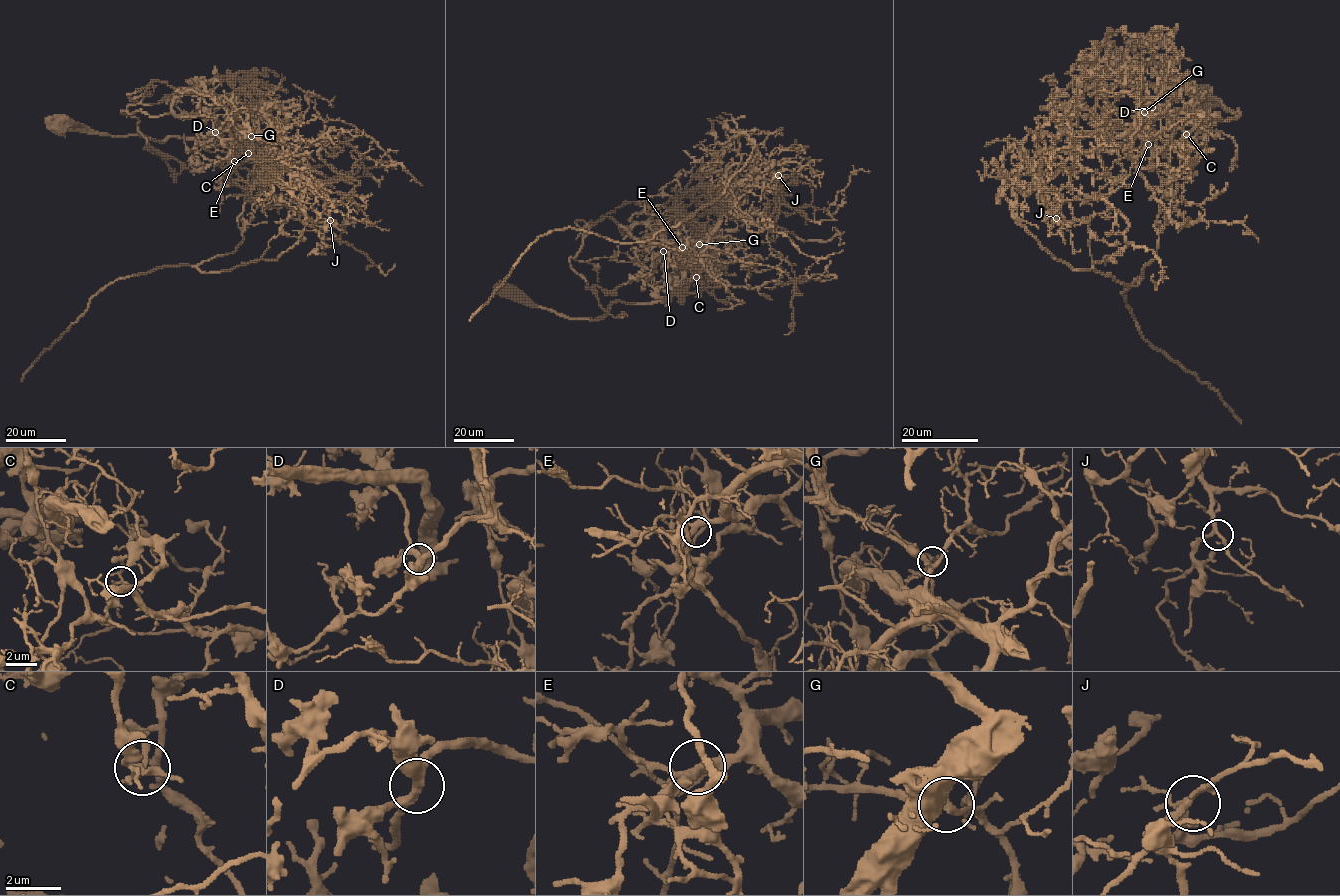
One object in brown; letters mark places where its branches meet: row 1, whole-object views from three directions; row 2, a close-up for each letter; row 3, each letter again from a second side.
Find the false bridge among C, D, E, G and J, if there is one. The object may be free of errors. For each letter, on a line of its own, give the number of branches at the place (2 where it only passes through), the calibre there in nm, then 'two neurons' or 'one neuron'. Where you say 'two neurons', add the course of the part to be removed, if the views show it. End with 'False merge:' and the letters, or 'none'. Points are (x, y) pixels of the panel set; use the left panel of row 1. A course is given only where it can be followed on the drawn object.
C: 4 | 200 nm | two neurons | (248, 152), (243, 241), (202, 272), (276, 260), (307, 219), (264, 109), (289, 113), (251, 101)
D: 4 | 360 nm | one neuron
E: 4 | 320 nm | one neuron
G: 4 | 240 nm | one neuron
J: 4 | 240 nm | one neuron
False merge: C

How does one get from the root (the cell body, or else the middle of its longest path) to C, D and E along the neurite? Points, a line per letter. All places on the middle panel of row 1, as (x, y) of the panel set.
C: (506, 291), (594, 320), (613, 302), (679, 294), (681, 266), (696, 277)
D: (506, 291), (534, 307), (594, 320), (613, 302), (654, 303), (673, 294), (665, 262), (659, 258), (663, 251)
E: (506, 291), (534, 307), (594, 320), (613, 302), (654, 303), (679, 294), (686, 286), (678, 262), (682, 247)

